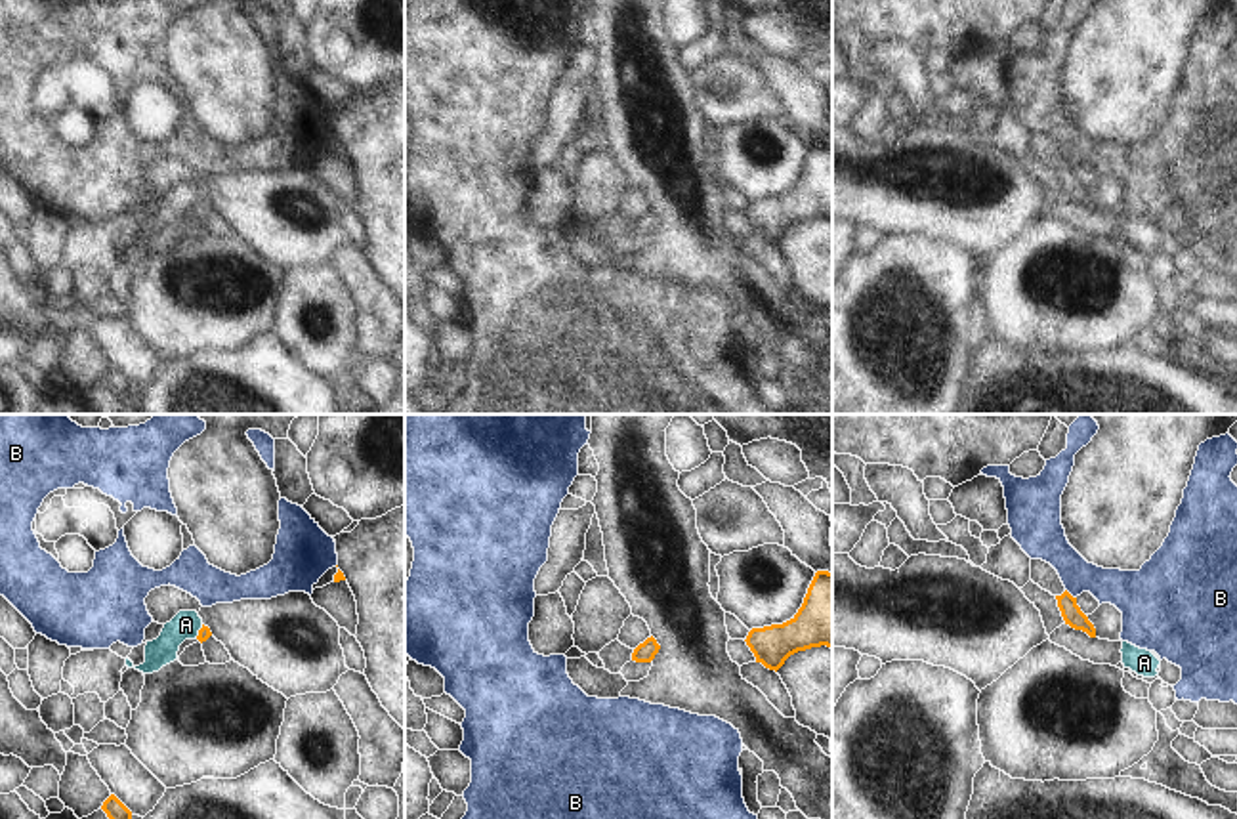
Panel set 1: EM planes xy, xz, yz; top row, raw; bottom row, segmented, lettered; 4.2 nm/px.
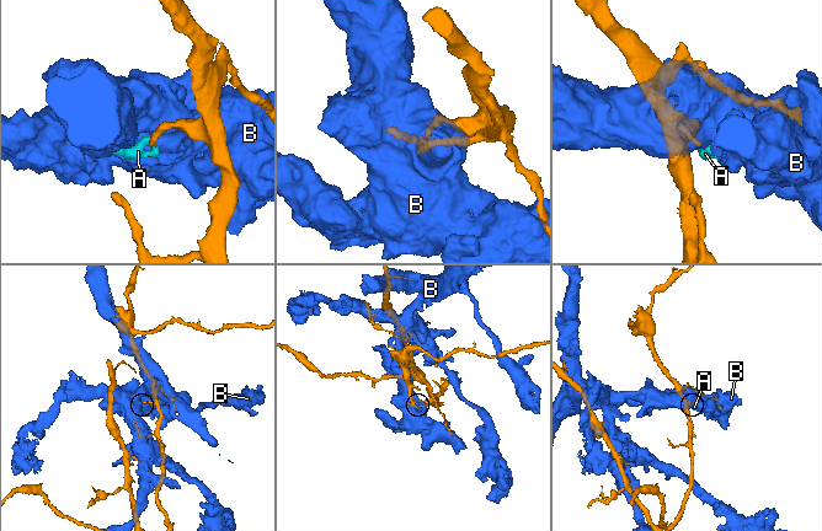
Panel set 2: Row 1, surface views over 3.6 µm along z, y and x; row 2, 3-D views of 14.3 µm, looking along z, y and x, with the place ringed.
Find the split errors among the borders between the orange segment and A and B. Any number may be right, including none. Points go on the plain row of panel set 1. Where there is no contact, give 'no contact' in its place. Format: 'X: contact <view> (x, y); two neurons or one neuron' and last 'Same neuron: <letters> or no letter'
A: contact xy (199, 205); two neurons
B: contact yz (1069, 167); two neurons
Same neuron: no letter

